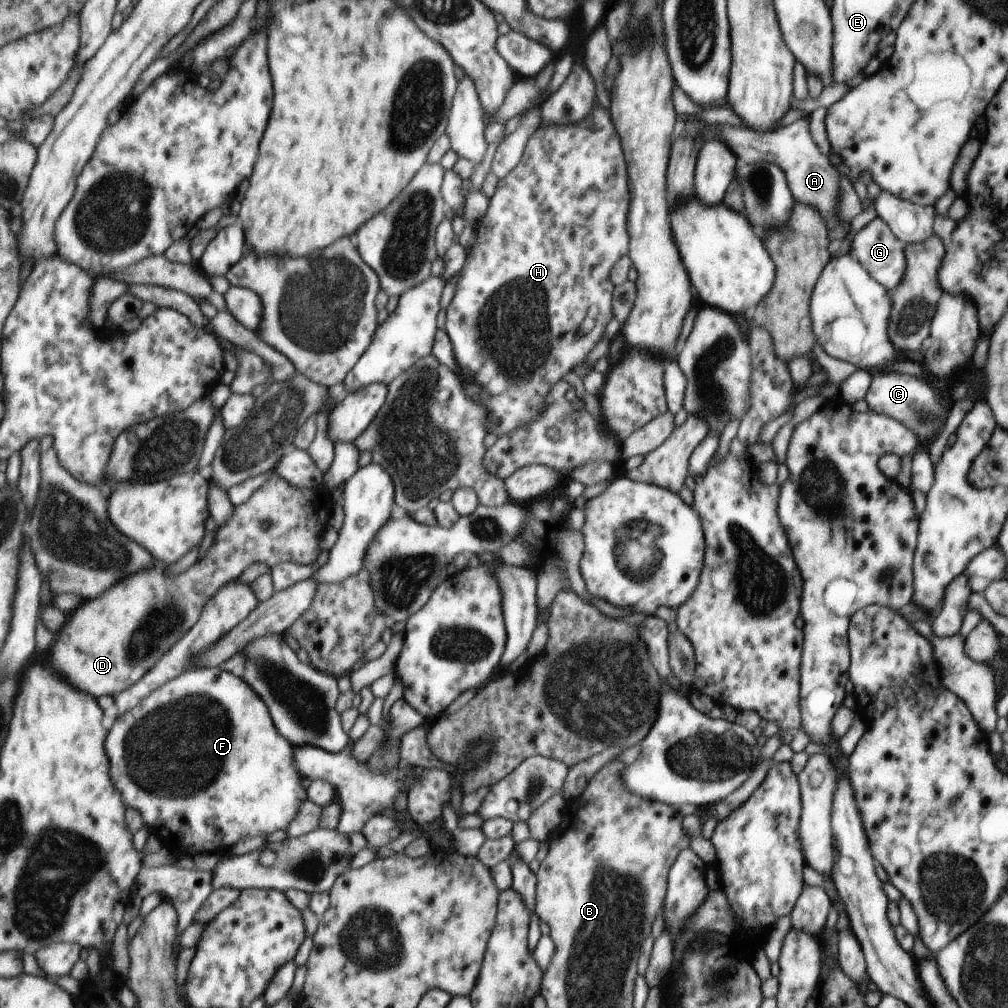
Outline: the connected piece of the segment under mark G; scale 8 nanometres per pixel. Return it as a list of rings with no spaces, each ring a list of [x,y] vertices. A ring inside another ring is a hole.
[[[875,216],[852,236],[847,254],[855,257],[855,260],[858,260],[859,264],[871,276],[875,276],[875,280],[879,280],[879,284],[883,284],[883,288],[887,288],[891,292],[891,290],[897,288],[897,284],[901,282],[903,272],[905,272],[903,248],[905,248],[905,243],[895,238],[887,224],[881,218]]]

